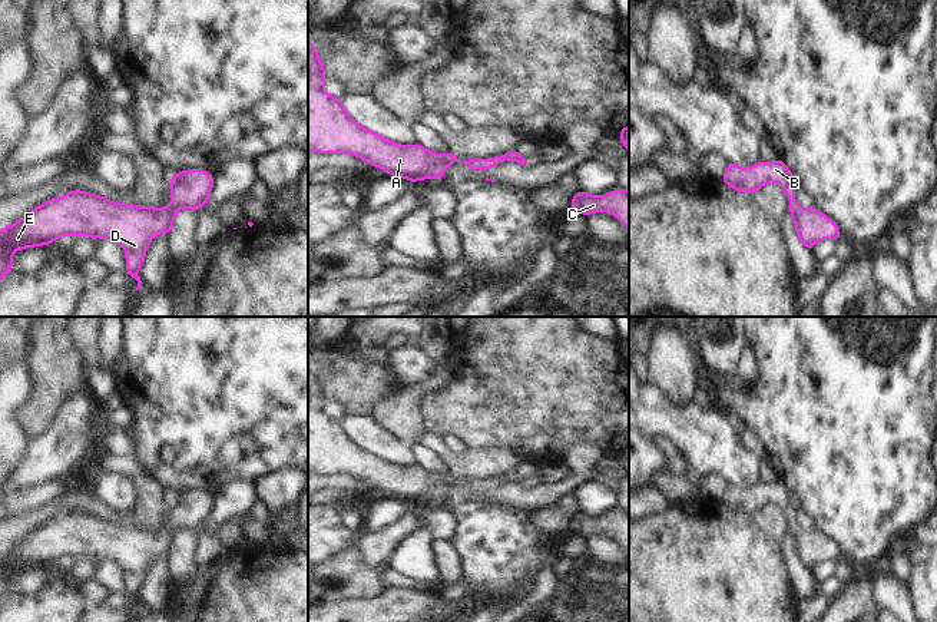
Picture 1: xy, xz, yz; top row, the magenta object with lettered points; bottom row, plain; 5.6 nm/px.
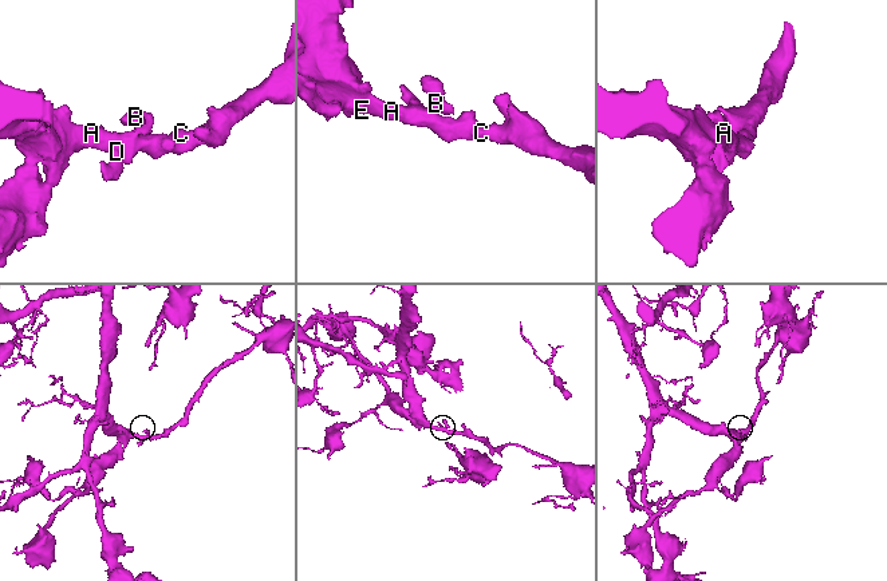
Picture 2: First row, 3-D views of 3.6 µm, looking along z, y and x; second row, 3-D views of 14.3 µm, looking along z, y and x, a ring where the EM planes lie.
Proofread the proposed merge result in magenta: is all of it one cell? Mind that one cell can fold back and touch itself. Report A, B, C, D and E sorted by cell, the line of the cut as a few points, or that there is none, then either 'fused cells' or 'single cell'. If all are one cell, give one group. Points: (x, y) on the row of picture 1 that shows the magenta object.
groups A B C D E; cut none; single cell

